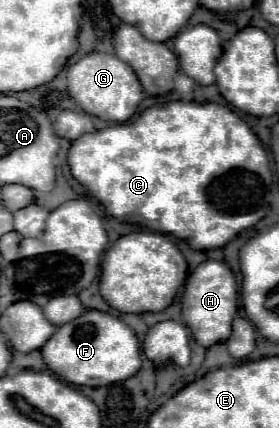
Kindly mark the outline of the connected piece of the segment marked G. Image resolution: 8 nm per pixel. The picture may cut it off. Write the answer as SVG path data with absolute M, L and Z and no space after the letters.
M99 51L81 57L67 69L67 89L85 113L115 123L125 123L127 119L131 119L143 99L143 87L139 85L133 69L127 63L119 61L119 57Z

